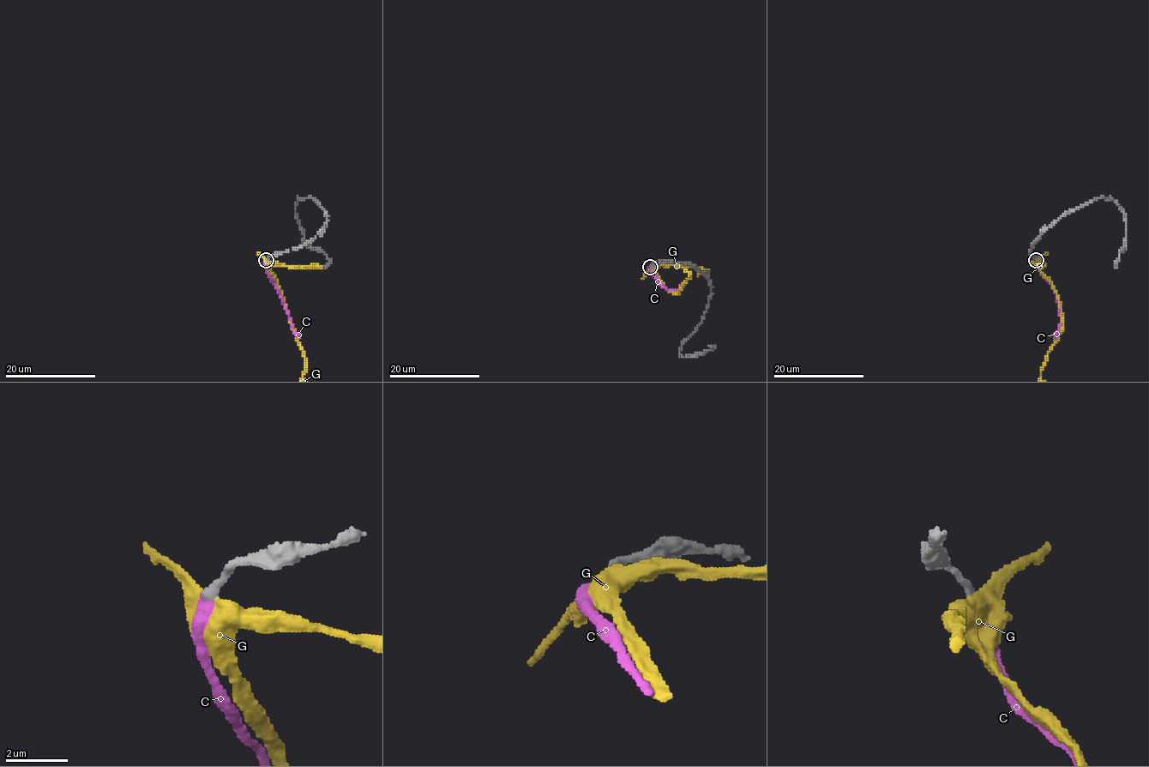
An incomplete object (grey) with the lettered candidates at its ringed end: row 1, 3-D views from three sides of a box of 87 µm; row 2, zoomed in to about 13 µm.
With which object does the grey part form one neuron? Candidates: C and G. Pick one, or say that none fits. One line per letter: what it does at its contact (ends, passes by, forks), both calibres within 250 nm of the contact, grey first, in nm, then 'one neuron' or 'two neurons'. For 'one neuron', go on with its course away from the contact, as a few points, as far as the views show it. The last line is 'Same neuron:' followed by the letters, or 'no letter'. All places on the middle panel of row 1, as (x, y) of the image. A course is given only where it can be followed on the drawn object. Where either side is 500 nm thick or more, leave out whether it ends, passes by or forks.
C: it ends there; 260 nm thick on the grey side, 360 nm on the other; one neuron; it runs (651, 268), (652, 275), (667, 290), (676, 291), (684, 286)
G: it passes by; 280 nm thick on the grey side, 420 nm on the other; two neurons
Same neuron: C

